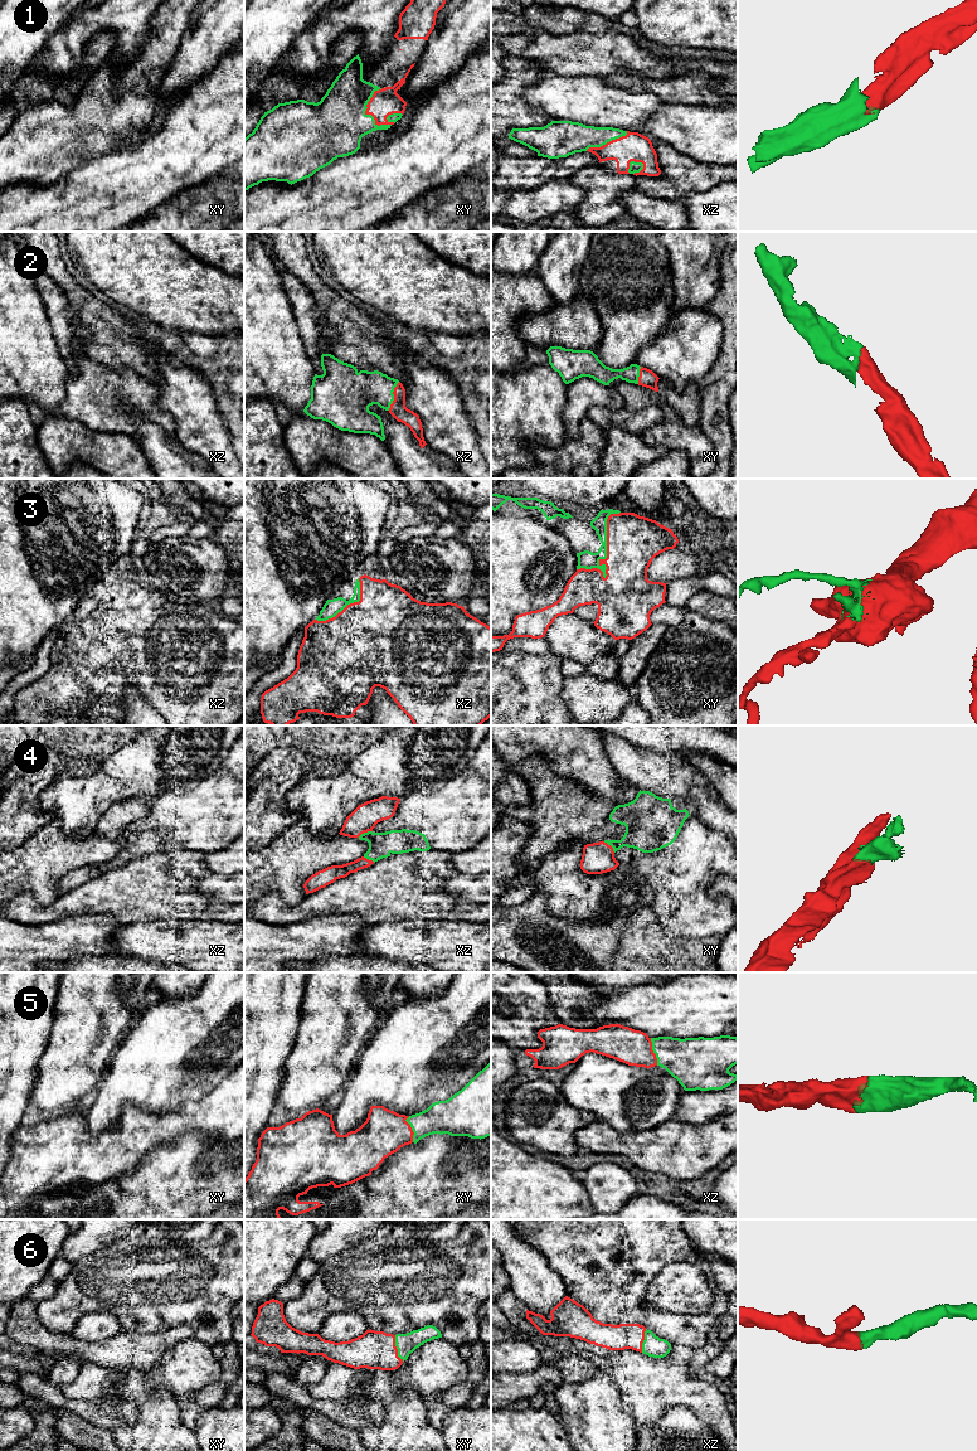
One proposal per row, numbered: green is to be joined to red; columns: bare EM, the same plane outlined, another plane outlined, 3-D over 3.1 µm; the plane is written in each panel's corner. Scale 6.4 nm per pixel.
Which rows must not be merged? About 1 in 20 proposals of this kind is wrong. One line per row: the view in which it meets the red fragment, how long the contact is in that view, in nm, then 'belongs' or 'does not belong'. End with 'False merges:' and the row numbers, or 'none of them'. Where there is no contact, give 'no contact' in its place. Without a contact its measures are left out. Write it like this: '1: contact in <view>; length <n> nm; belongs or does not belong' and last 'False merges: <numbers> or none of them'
1: contact in xy; length 260 nm; belongs
2: contact in xz; length 200 nm; belongs
3: contact in xy; length 460 nm; belongs
4: contact in xz; length 110 nm; belongs
5: contact in xz; length 180 nm; belongs
6: contact in xy; length 180 nm; belongs
False merges: none of them

